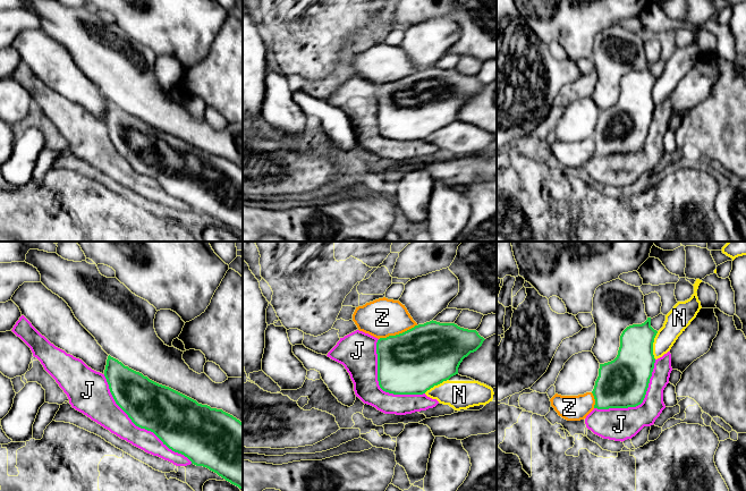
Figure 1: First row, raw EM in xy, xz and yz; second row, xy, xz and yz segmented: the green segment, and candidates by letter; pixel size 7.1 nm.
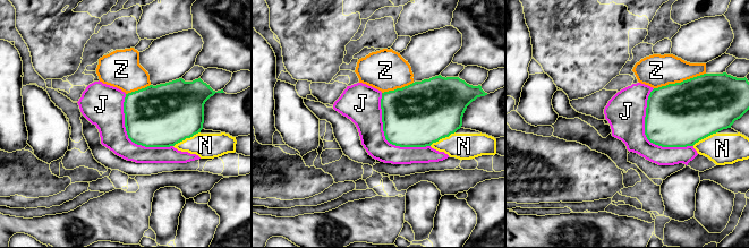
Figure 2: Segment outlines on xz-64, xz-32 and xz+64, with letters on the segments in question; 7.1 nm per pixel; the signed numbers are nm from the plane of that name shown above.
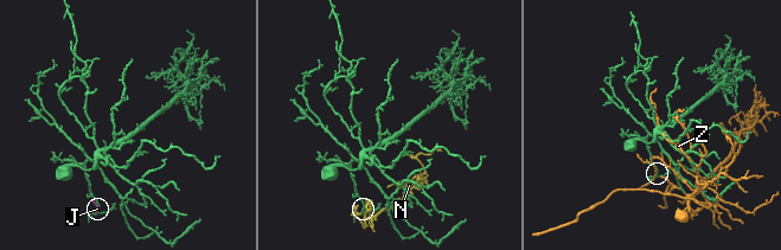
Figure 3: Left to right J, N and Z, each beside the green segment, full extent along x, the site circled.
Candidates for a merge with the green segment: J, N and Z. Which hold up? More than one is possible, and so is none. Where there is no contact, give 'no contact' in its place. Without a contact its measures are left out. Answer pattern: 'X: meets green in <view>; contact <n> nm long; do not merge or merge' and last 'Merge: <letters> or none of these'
J: meets green in xy; contact 900 nm long; do not merge
N: meets green in yz; contact 200 nm long; do not merge
Z: meets green in xz; contact 300 nm long; do not merge
Merge: none of these

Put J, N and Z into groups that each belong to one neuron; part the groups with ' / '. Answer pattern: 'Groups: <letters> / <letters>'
Groups: J / N / Z

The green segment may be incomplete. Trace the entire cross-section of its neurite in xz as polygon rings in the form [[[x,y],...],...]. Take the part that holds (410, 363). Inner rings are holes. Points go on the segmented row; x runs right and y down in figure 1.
[[[433,320],[402,333],[380,338],[376,342],[379,386],[393,395],[423,395],[458,374],[463,359],[476,352],[484,340],[476,330]]]

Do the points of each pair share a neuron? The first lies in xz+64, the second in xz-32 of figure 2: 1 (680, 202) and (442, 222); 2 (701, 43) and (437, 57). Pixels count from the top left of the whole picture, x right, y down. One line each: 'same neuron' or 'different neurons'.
1: different neurons
2: same neuron

